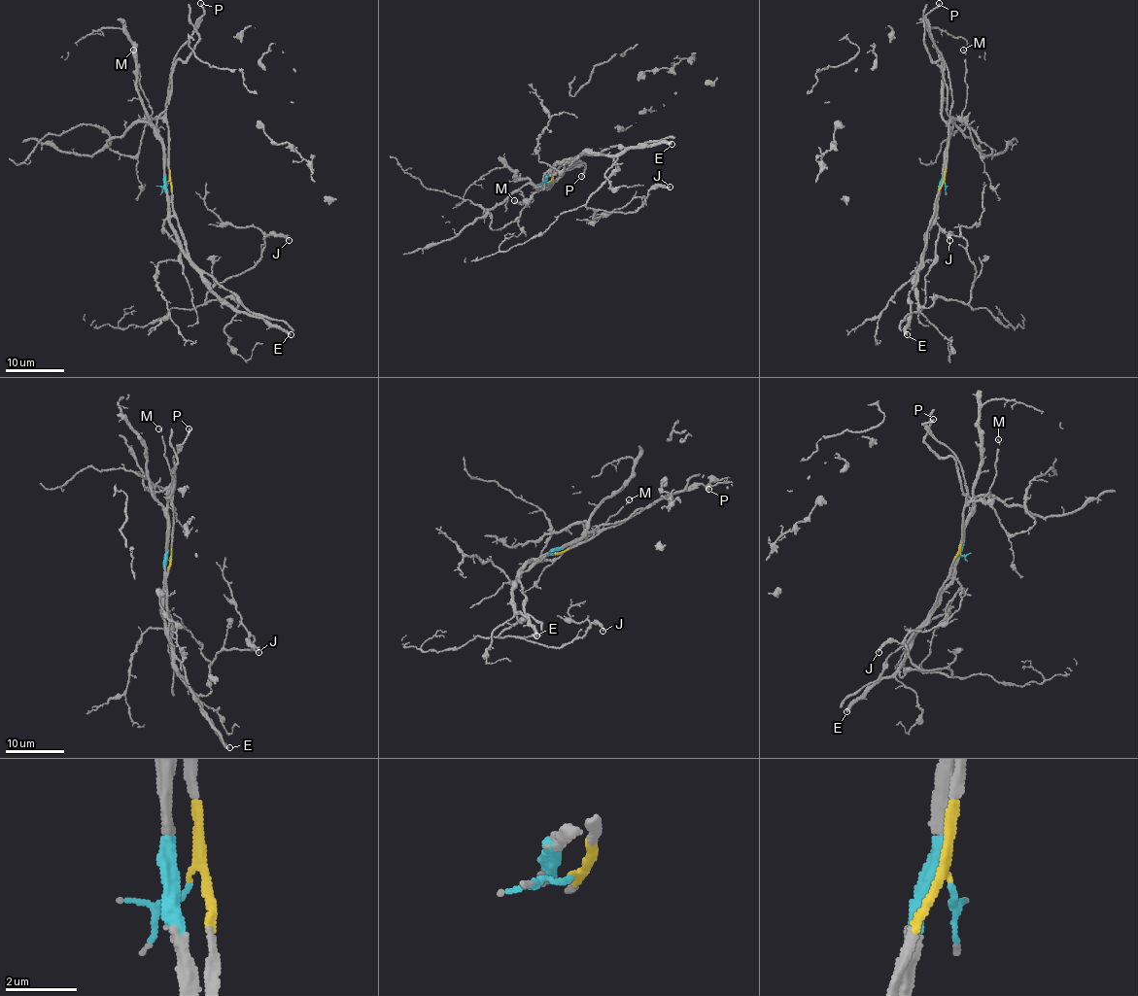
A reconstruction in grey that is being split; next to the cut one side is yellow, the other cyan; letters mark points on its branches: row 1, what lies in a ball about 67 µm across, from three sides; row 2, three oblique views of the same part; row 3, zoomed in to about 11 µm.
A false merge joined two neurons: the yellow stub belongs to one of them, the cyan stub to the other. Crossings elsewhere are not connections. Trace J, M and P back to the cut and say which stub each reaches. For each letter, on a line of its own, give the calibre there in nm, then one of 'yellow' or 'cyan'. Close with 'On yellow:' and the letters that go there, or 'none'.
J: 150 nm thick; cyan
M: 120 nm thick; yellow
P: 220 nm thick; yellow
On yellow: M, P

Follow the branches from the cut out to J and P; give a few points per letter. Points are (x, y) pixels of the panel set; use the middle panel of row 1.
J: (549, 182), (558, 163), (581, 153), (607, 154), (617, 169), (587, 207), (634, 213), (651, 189), (670, 187)
P: (549, 182), (546, 188), (578, 163), (584, 164), (581, 176)

